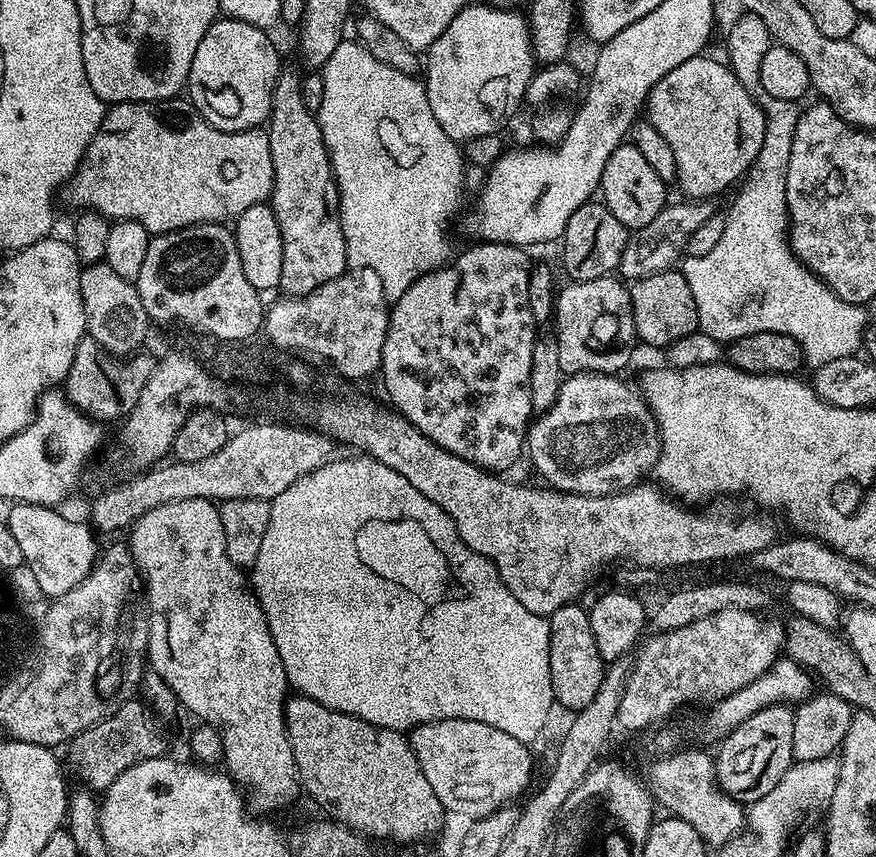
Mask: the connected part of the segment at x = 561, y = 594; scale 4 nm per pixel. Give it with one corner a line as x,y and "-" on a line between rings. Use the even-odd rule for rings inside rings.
364,394
358,395
358,401
360,404
344,404
344,412
340,412
340,416
344,416
344,428
328,428
328,436
356,448
352,450
357,453
382,462
382,466
390,466
390,470
398,470
418,494
442,506
442,510
450,514
462,542
466,542
470,551
482,554
495,564
506,590
510,590
526,610
539,616
550,617
554,610
579,601
579,596
611,564
623,562
653,570
684,568
687,564
712,564
715,560
734,560
738,556
750,558
758,550
777,543
776,524
772,521
775,519
771,515
759,511
743,512
740,508
731,508
728,502
712,502
703,510
697,510
685,506
652,482
641,482
609,496
583,496
559,492
551,486
527,488
524,484
511,484
504,480
508,478
497,478
476,464
450,454
450,450
440,448
391,407
379,408

